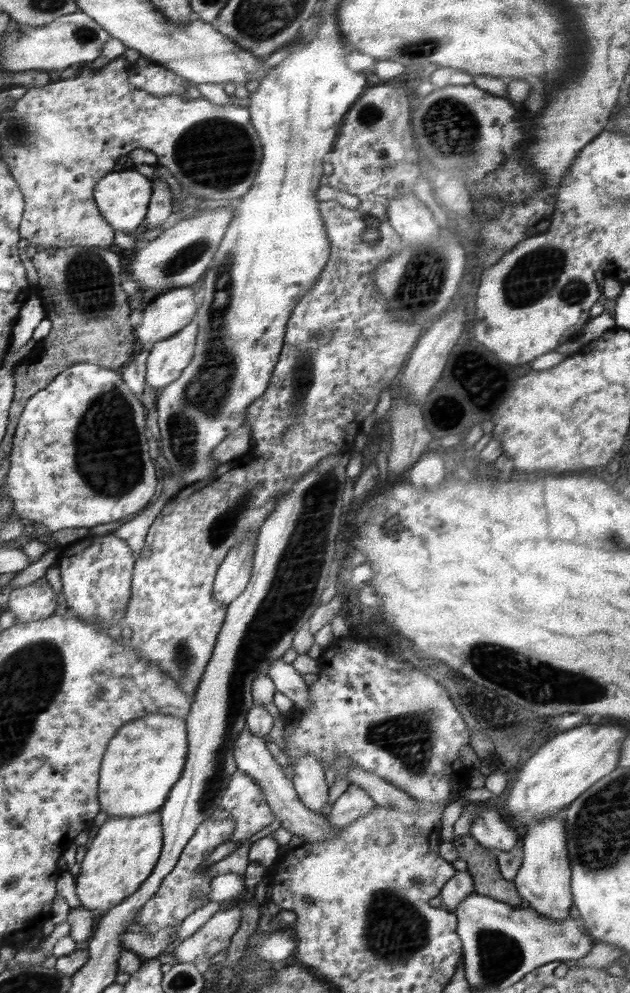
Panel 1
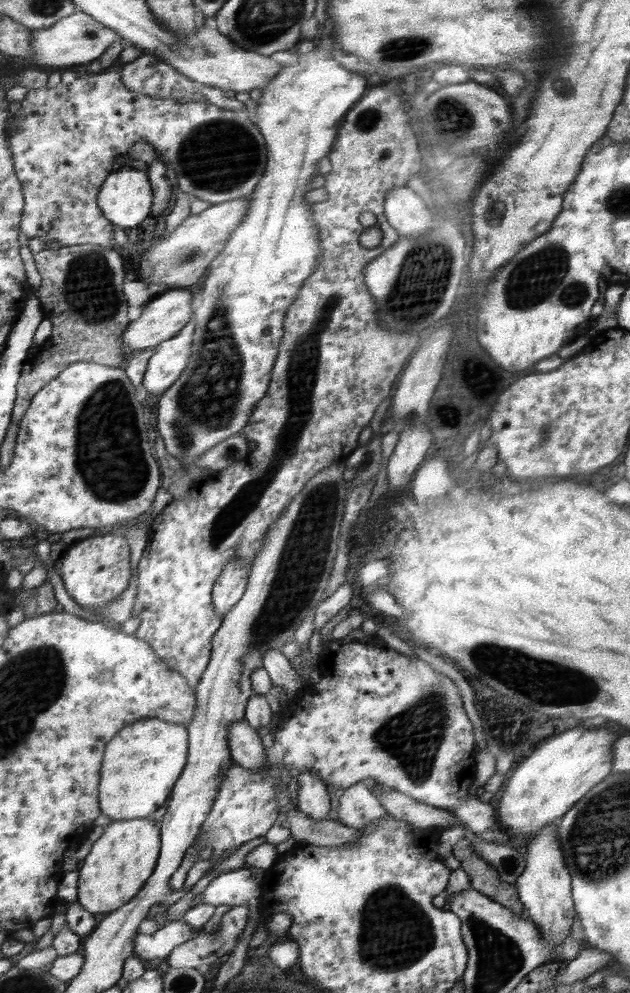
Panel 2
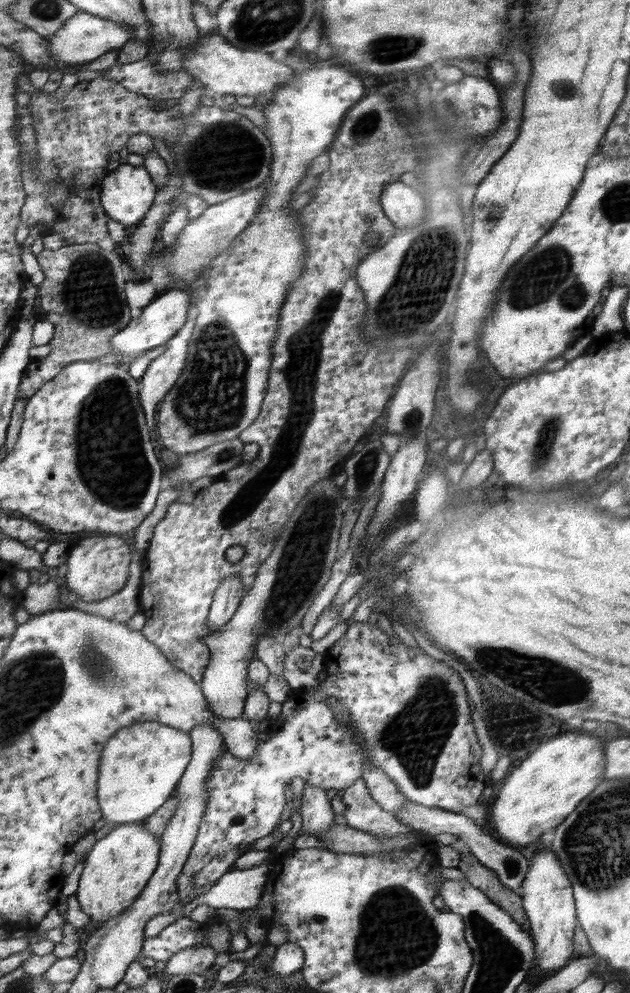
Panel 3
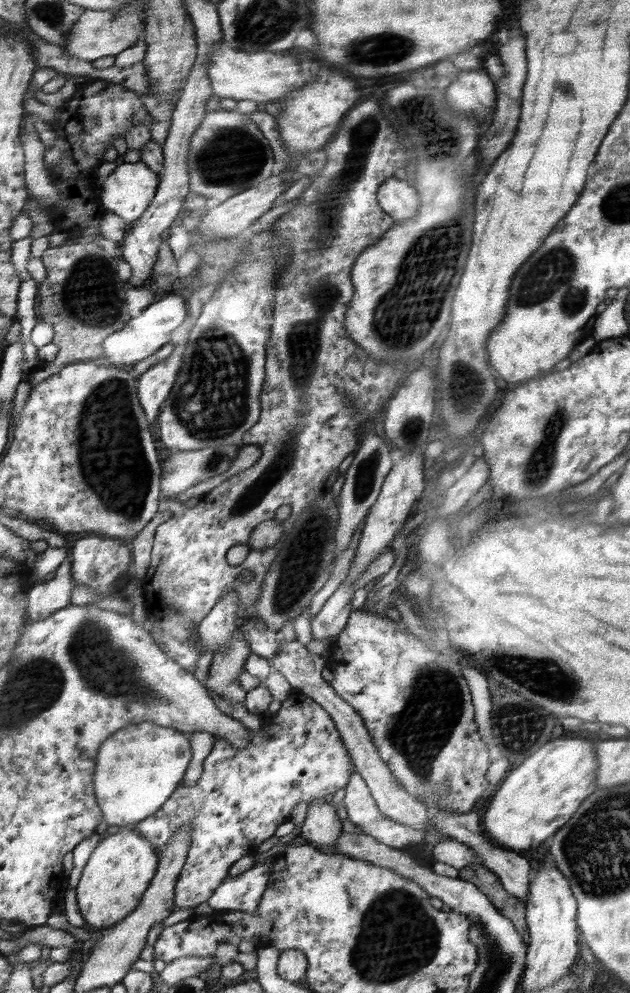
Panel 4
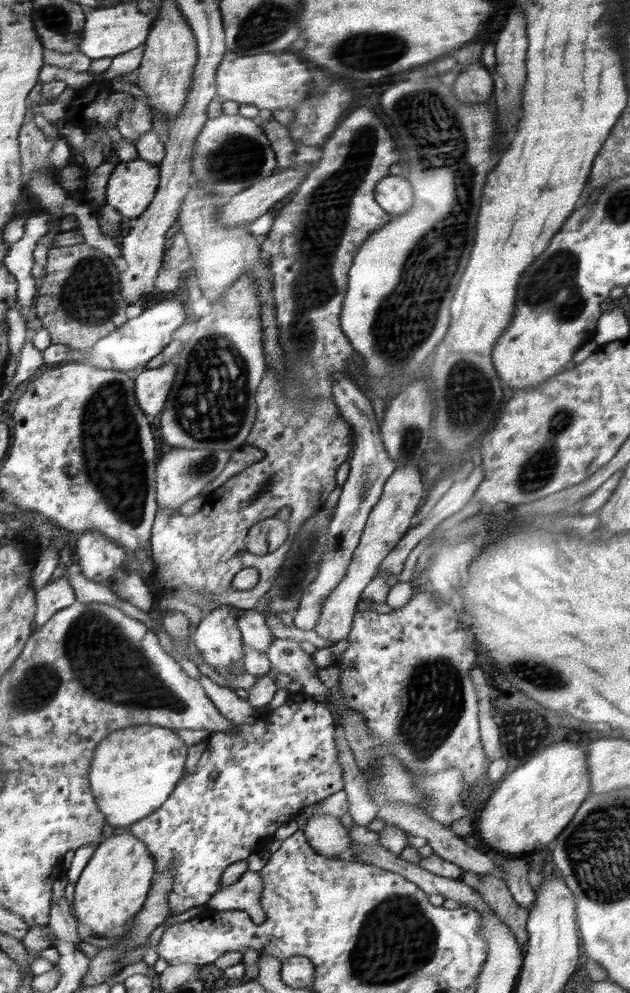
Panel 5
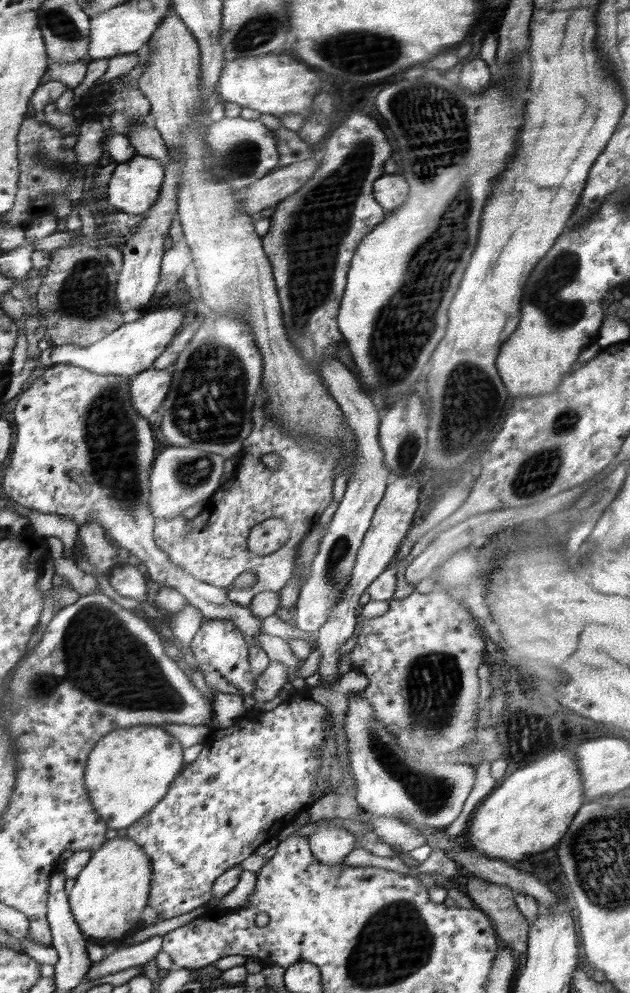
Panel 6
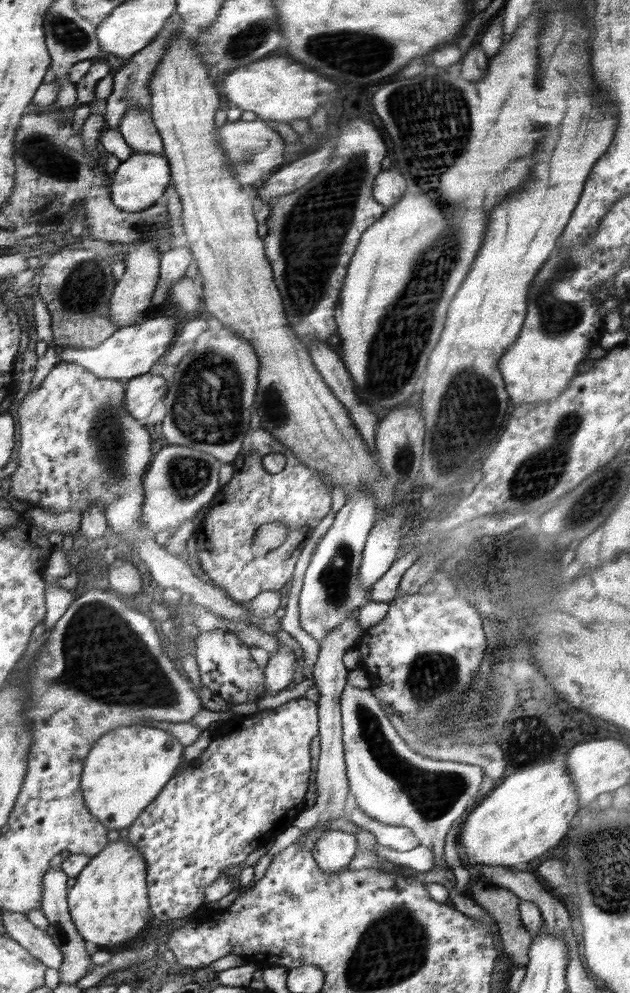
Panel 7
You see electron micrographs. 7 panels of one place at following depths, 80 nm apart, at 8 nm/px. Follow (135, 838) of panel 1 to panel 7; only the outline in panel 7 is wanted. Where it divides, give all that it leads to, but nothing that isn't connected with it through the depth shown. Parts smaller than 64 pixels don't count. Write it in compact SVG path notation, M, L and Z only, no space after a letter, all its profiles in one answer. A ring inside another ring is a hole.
M124 835L116 836L112 844L91 857L67 892L71 917L82 939L99 945L110 955L114 955L116 950L107 948L130 942L146 928L148 922L147 861L138 848L120 838Z

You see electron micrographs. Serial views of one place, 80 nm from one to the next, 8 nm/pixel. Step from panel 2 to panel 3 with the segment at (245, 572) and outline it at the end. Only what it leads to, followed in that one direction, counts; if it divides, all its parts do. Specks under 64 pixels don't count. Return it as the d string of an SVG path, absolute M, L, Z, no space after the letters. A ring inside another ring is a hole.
M229 574L227 578L224 578L215 592L210 616L207 618L207 625L212 633L228 624L244 596L245 591L239 574Z

